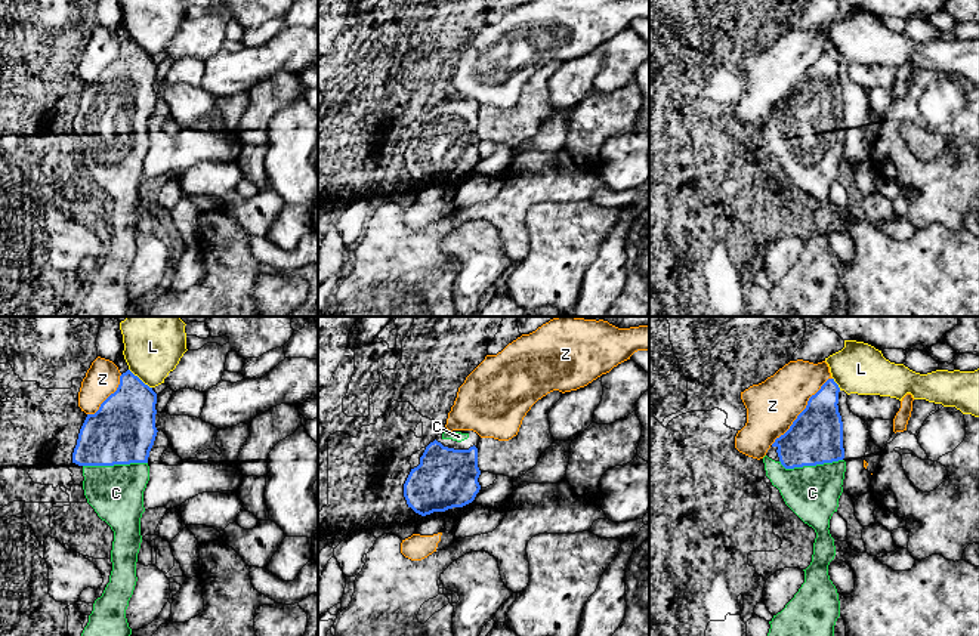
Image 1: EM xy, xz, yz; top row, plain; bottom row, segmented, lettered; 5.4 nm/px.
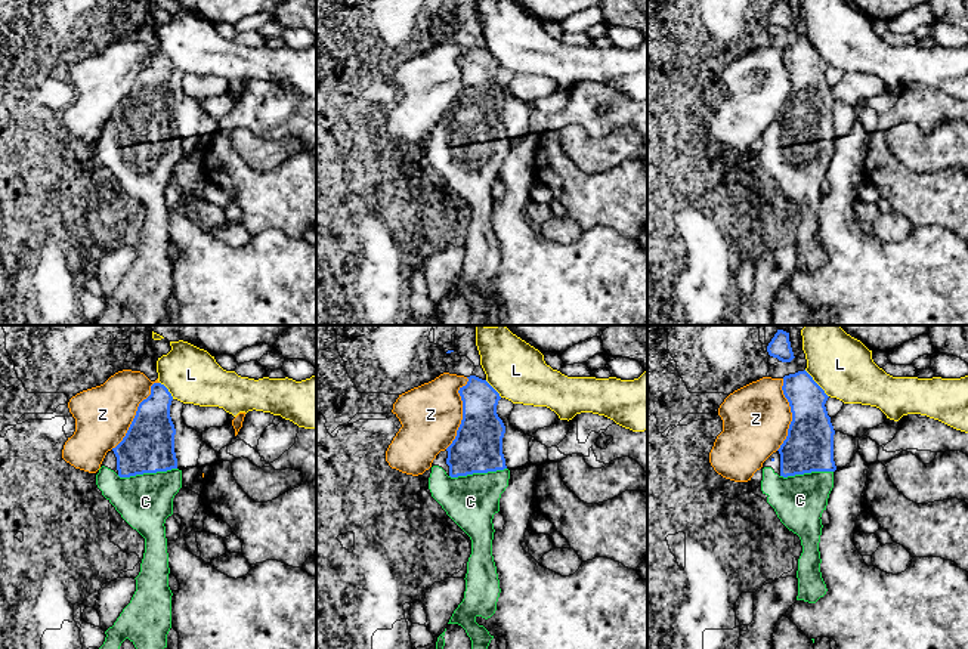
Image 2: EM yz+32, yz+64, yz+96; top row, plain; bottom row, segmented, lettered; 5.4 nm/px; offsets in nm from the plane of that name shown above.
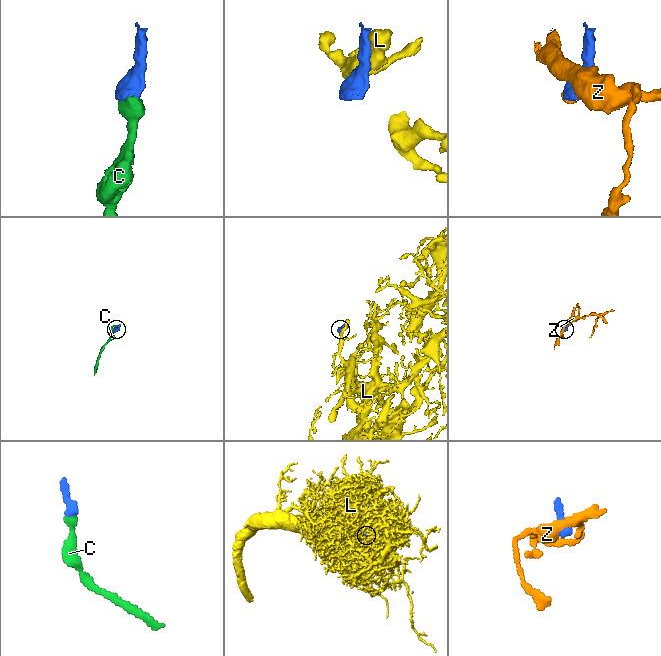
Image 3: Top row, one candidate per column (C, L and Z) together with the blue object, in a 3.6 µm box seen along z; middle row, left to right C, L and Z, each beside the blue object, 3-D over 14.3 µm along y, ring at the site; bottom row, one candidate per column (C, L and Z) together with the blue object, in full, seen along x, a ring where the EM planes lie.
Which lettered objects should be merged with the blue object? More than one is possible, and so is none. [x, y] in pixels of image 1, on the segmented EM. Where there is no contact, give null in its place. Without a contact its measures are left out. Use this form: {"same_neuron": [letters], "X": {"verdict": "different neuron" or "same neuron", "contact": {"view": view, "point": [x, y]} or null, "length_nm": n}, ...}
{"same_neuron": ["C"], "C": {"verdict": "same neuron", "contact": {"view": "xy", "point": [114, 463]}, "length_nm": 360}, "L": {"verdict": "different neuron", "contact": {"view": "xy", "point": [139, 379]}, "length_nm": 170}, "Z": {"verdict": "different neuron", "contact": {"view": "yz", "point": [802, 411]}, "length_nm": 500}}

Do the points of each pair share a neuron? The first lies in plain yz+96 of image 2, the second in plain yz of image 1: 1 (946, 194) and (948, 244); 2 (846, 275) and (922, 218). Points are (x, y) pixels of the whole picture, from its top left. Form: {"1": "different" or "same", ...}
{"1": "different", "2": "different"}

